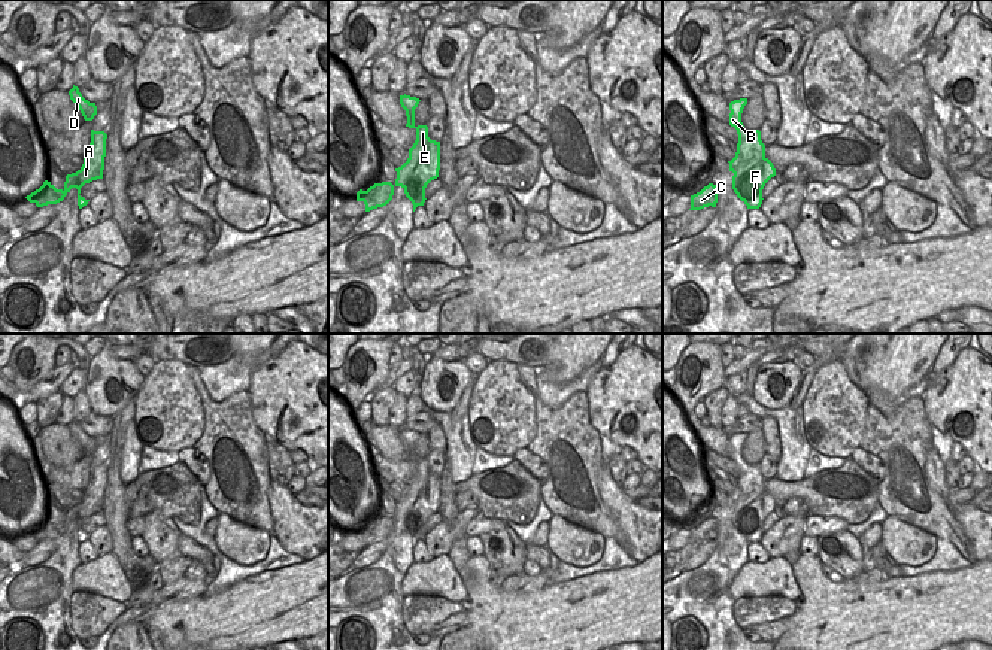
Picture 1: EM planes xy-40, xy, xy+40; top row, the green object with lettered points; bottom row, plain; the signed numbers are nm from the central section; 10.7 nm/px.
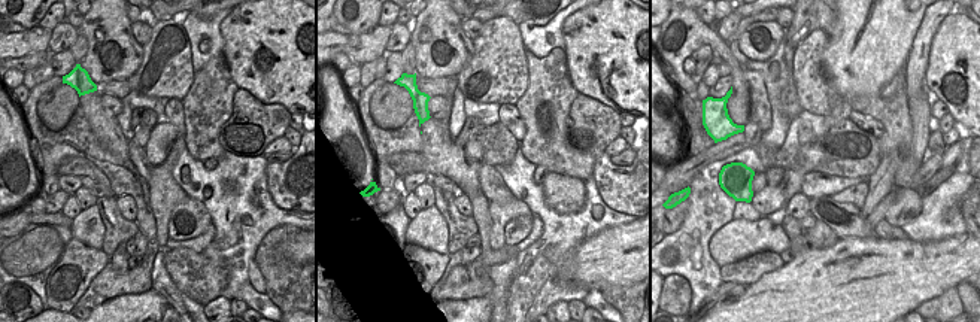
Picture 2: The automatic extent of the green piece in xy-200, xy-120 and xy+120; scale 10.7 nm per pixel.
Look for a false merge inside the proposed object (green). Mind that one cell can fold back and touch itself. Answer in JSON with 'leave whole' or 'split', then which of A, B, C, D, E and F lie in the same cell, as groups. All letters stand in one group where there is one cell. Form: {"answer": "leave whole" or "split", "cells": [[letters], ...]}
{"answer": "split", "cells": [["A", "F"], ["B", "C", "D", "E"]]}

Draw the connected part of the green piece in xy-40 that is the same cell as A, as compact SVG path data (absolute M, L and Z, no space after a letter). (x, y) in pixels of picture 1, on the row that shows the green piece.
M91 130L92 151L85 157L82 167L70 177L64 185L66 195L72 188L78 189L78 206L82 209L90 200L81 197L81 188L97 179L103 179L104 157L106 157L106 139L104 131Z

